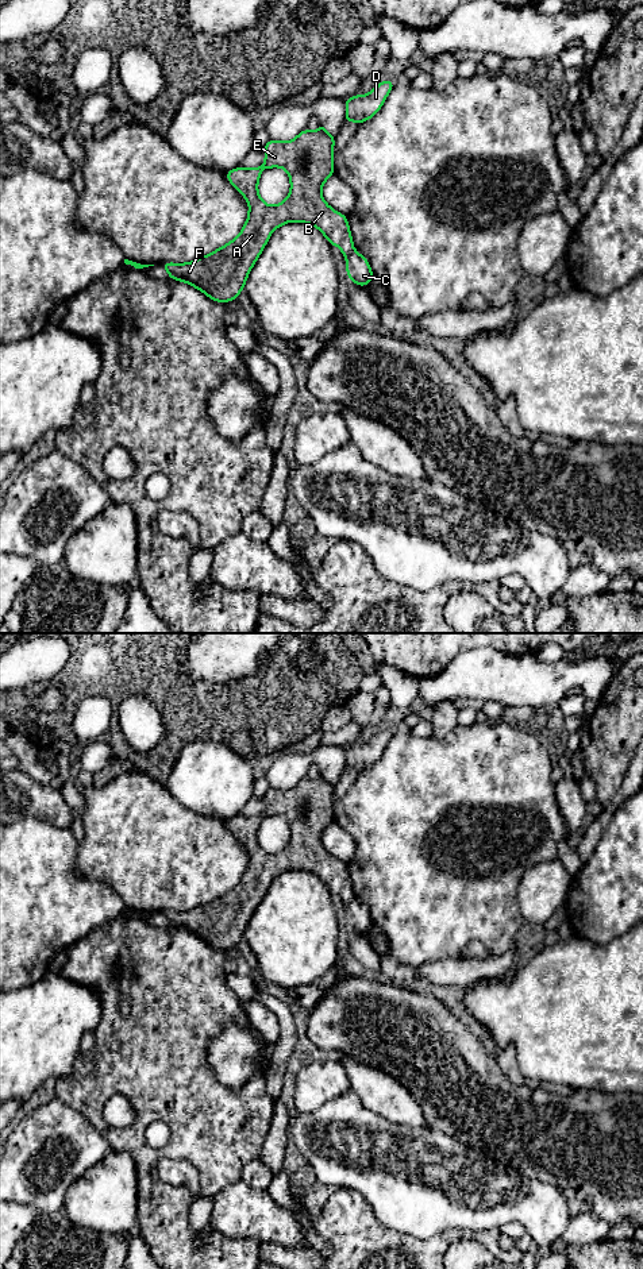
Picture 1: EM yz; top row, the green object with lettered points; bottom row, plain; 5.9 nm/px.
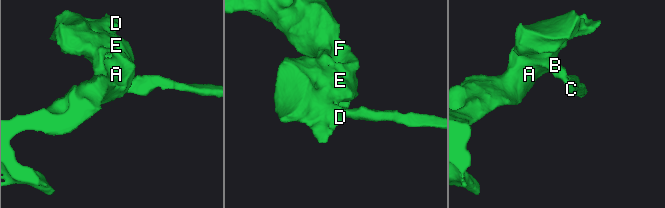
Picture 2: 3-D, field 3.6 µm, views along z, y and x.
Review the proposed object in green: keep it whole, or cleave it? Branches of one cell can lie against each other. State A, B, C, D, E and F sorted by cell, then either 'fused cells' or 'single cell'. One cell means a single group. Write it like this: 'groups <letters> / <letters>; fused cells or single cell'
groups A B D E F / C; fused cells

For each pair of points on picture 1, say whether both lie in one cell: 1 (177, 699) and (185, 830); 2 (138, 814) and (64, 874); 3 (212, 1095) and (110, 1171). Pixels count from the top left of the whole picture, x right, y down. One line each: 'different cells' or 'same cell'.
1: different cells
2: different cells
3: different cells

